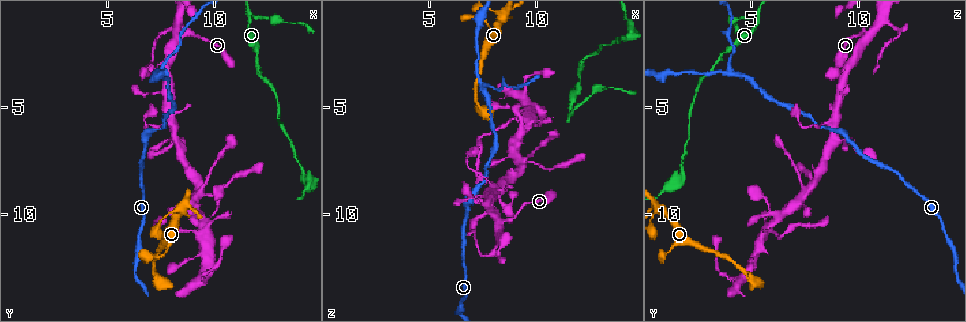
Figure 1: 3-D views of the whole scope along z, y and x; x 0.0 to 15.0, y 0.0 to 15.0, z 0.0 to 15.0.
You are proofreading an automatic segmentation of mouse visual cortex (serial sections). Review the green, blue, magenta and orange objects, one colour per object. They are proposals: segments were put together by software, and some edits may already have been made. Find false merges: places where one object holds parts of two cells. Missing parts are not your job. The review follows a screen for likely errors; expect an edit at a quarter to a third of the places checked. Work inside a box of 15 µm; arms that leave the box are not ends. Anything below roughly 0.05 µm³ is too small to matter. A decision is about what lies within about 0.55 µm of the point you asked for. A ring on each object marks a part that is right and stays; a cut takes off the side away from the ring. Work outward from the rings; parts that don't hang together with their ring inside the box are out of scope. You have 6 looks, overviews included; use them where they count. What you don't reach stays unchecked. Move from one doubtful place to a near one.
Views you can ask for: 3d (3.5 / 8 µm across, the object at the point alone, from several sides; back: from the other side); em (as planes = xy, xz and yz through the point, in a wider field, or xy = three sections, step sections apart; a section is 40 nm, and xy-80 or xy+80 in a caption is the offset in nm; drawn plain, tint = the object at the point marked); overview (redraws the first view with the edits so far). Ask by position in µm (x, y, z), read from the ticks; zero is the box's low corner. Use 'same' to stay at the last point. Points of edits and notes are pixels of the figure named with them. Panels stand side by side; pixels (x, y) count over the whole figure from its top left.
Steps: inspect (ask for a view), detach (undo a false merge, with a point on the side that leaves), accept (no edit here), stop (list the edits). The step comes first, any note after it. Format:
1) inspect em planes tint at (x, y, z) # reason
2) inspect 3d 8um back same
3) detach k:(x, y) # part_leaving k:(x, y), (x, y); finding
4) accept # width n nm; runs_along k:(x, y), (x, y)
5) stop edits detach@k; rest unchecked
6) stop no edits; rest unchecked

inspect 3d 3.5um at (8.4, 1.8, 10.3) # calibre changes

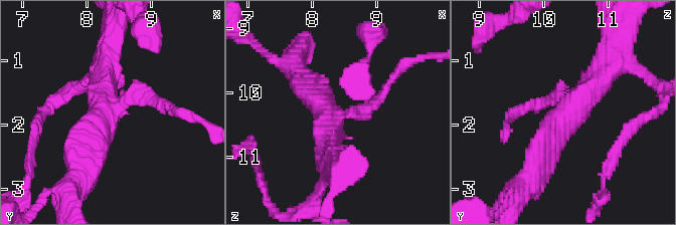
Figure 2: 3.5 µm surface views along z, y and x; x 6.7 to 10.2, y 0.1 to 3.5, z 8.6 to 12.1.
inspect em xy step 3 tint at (8.40, 1.80, 10.40) # arms 3; arm_widths 150, 350, 450 nm; shape alone is not enough

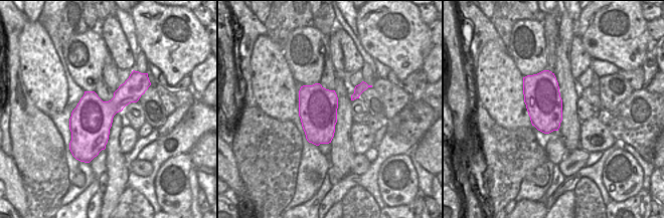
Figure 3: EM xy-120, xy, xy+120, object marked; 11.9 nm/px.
accept # runs_along 2:(160, 102), (136, 90), (114, 105), (89, 162); continuous, no second cell

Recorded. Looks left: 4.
inspect 3d 8um back at (7.5, 3.4, 3.9) # branch point

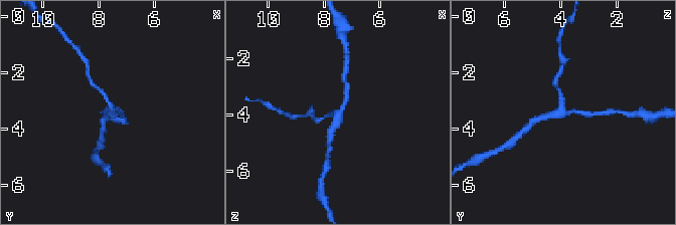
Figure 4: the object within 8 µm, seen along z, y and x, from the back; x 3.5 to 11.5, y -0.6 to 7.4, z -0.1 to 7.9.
inspect em xy step 5 tint at (7.6, 3.3, 4.0) # arms 3; arm_widths 150, 200, 250 nm; need the tissue

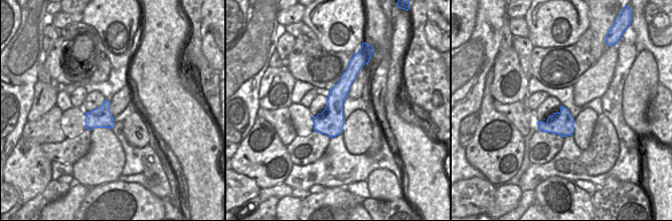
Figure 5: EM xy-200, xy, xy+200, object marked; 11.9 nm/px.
accept # runs_along 4:(329, 140), (345, 89); continuous, no second cell

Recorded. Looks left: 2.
inspect 3d 3.5um at (7.9, 5.6, 8.9) # two arms in line, one across

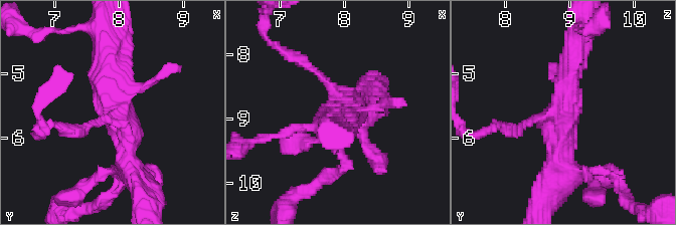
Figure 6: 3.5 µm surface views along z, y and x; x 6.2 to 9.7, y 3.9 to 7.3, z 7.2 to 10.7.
inspect em xy step 1 tint at (8.00, 5.60, 8.90) # need the tissue

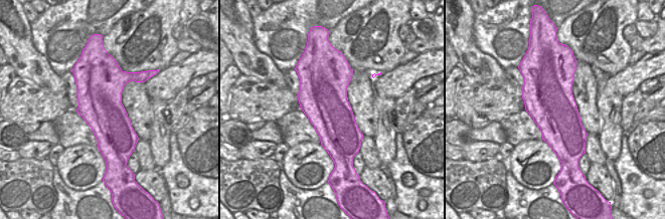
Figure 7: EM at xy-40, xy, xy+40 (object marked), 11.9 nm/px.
accept # width 600 nm; runs_along 6:(109, 50), (115, 111), (137, 180); continuous, no second cell

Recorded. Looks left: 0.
stop no edits; rest unchecked

